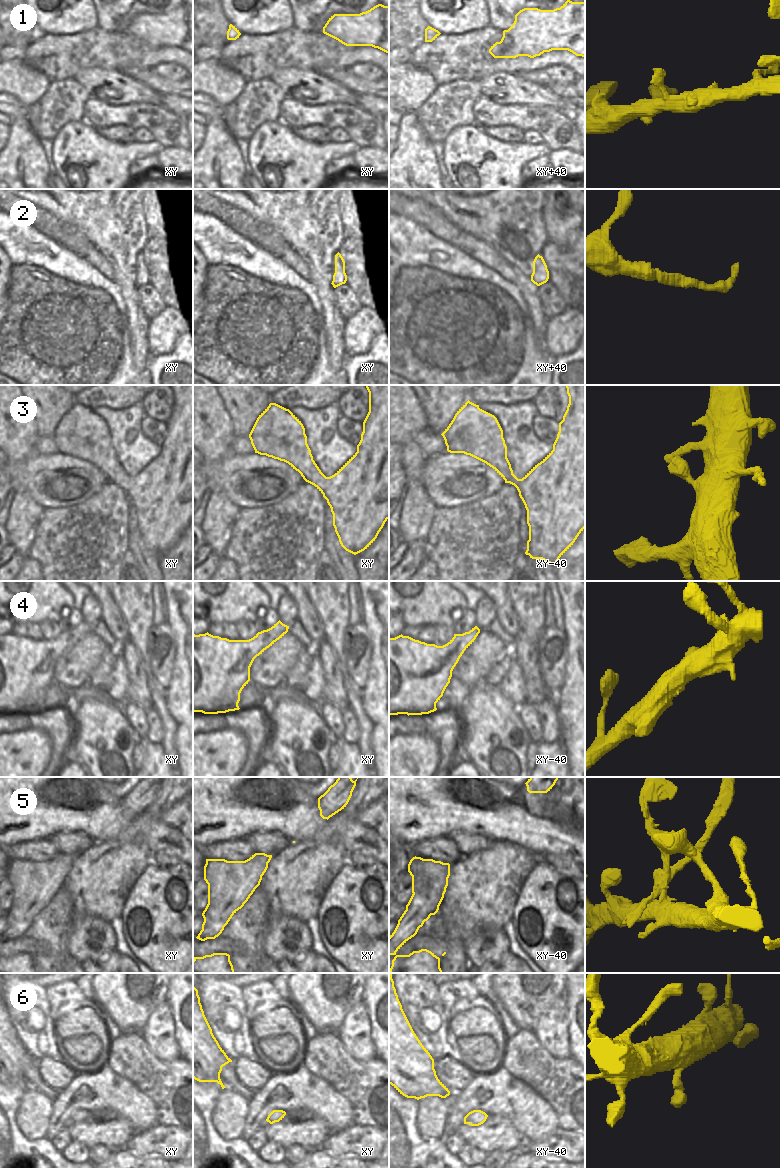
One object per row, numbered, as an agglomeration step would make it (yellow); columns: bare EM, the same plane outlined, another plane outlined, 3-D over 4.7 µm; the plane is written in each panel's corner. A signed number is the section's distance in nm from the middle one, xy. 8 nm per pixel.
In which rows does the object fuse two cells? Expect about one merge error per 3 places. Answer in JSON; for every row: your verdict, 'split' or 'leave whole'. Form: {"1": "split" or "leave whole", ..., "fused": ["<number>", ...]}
{"1": "leave whole", "2": "leave whole", "3": "leave whole", "4": "leave whole", "5": "split", "6": "leave whole", "fused": ["5"]}

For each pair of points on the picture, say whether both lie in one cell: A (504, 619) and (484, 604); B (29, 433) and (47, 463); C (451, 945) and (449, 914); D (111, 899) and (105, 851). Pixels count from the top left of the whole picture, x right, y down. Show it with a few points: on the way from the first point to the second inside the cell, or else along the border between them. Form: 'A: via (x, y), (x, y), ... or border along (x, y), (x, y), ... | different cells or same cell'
A: border along (486, 595), (493, 603), (496, 617) | different cells
B: border along (33, 451), (25, 458), (12, 462) | different cells
C: border along (448, 938), (460, 938), (463, 941) | different cells
D: via (105, 887), (105, 863) | same cell

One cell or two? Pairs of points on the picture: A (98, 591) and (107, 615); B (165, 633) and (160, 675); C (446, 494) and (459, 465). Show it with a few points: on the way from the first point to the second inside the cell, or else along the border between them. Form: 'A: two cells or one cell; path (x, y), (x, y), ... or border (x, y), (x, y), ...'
A: one cell; path (104, 597), (107, 602), (107, 609)
B: one cell; path (161, 643), (161, 656), (158, 665)
C: one cell; path (447, 487), (458, 472)

